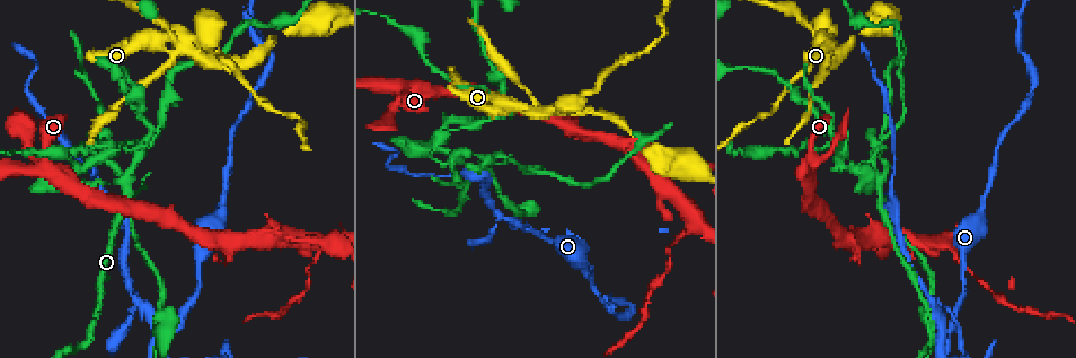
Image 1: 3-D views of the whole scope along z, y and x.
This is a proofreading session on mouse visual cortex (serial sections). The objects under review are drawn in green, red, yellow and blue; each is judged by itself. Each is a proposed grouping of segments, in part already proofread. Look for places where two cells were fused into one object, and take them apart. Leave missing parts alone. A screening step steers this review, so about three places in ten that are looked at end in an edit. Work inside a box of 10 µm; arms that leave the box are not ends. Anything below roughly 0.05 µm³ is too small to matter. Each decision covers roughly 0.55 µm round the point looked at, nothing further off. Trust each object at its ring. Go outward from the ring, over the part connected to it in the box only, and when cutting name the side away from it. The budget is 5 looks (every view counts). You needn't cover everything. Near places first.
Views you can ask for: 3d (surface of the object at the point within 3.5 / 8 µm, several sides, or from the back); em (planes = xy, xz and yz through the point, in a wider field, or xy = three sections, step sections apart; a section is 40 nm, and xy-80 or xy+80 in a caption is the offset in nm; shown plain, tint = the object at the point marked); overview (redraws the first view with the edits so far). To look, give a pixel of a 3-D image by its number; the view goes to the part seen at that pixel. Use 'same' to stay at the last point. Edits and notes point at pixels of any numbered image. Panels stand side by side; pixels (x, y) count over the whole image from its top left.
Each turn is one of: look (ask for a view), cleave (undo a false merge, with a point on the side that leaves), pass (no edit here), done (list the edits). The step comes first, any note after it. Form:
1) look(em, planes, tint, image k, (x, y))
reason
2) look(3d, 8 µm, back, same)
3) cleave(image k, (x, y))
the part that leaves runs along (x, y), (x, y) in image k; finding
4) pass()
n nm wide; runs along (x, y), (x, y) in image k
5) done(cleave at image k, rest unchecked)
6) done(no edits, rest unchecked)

look(3d, 3.5 µm, image 1, (881, 208))
three-way junction

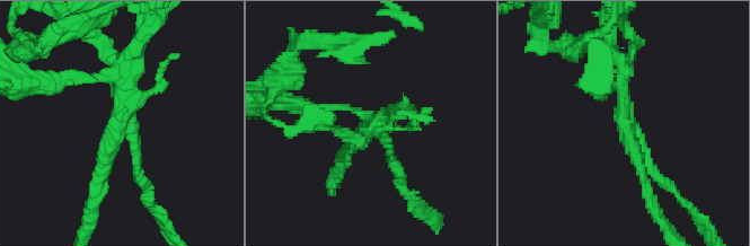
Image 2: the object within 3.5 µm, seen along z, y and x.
look(em, xy, step 2, tint, image 2, (117, 131))
need the tissue

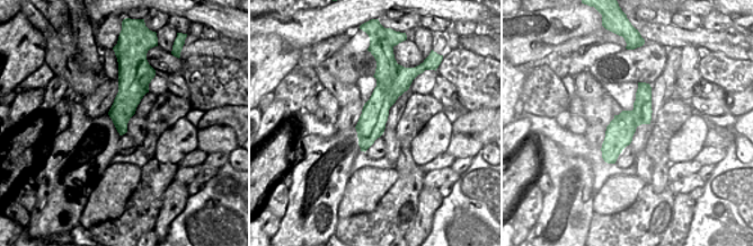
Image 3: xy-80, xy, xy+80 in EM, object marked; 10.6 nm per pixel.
cleave(image 2, (342, 133))
300 nm wide; border along (397, 68), (393, 82), (382, 88) in image 3; two cells meet here

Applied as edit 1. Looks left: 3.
look(overview)
see it whole again

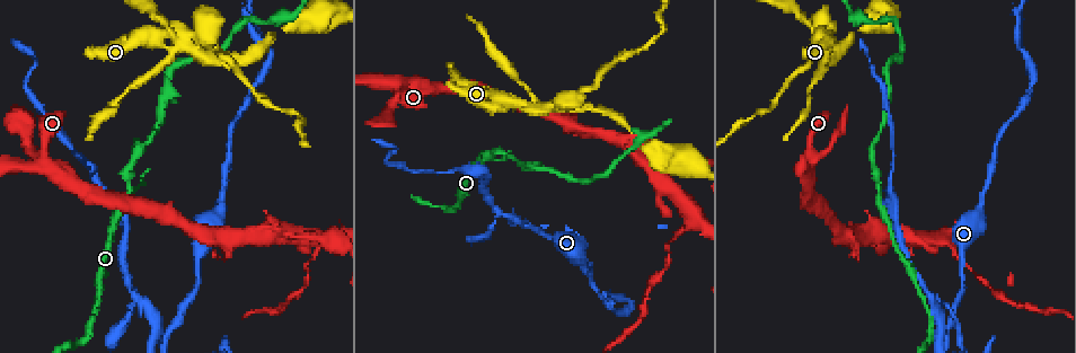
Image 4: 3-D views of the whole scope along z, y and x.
look(3d, 3.5 µm, image 4, (43, 161))
looks like a crossing

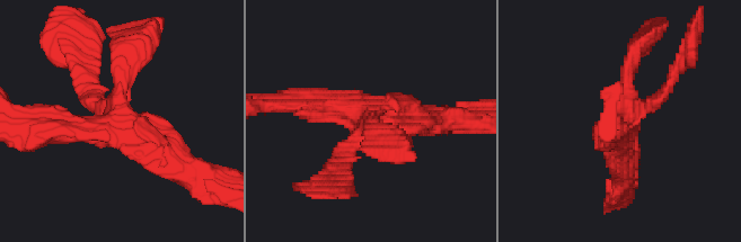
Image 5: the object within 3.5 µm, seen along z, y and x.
look(em, planes, tint, image 5, (626, 121))
4 arms; arms of 200, 200, 350, 400 nm; need the tissue

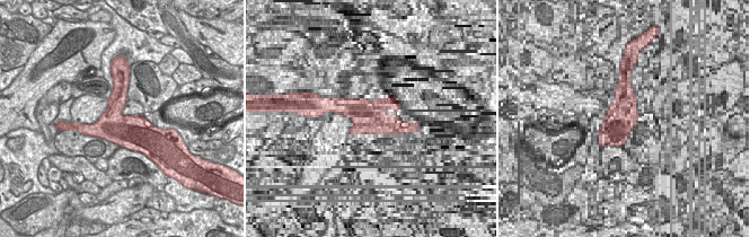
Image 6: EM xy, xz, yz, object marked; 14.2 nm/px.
pass()
480 nm wide; runs along (126, 53), (113, 118), (175, 163) in image 5; one cell here

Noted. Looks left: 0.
done(cleave at image 2, rest unchecked)

